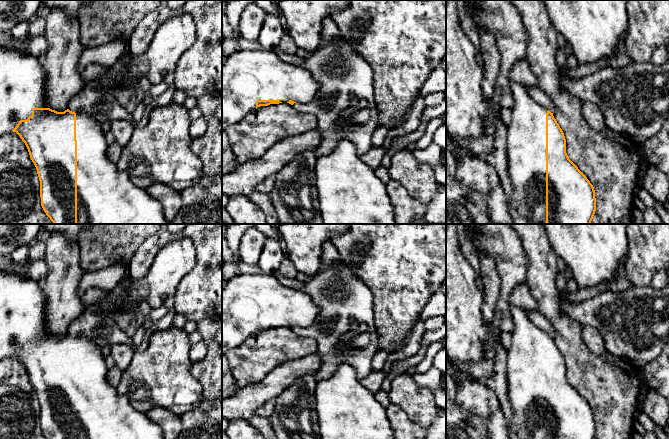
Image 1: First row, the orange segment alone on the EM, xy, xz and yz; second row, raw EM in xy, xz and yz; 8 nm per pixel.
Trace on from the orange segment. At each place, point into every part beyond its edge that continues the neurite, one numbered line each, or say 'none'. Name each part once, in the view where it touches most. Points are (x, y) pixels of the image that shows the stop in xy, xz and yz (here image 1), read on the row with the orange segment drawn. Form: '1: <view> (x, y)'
1: yz (526, 135)

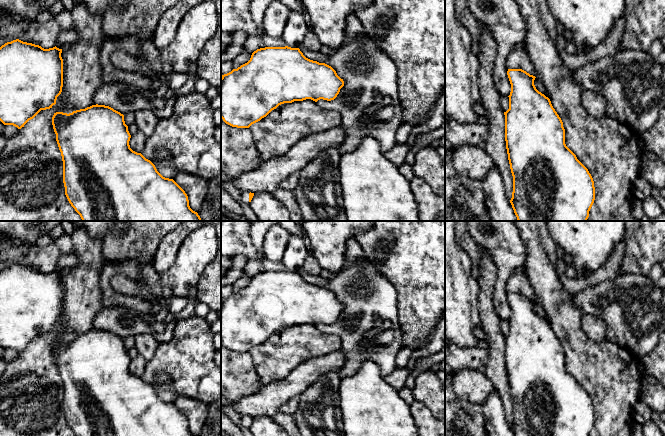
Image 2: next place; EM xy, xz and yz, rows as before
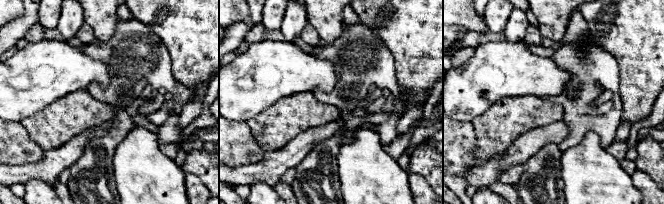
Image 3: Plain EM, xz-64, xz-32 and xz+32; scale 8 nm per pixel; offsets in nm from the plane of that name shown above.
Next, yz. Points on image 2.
none

